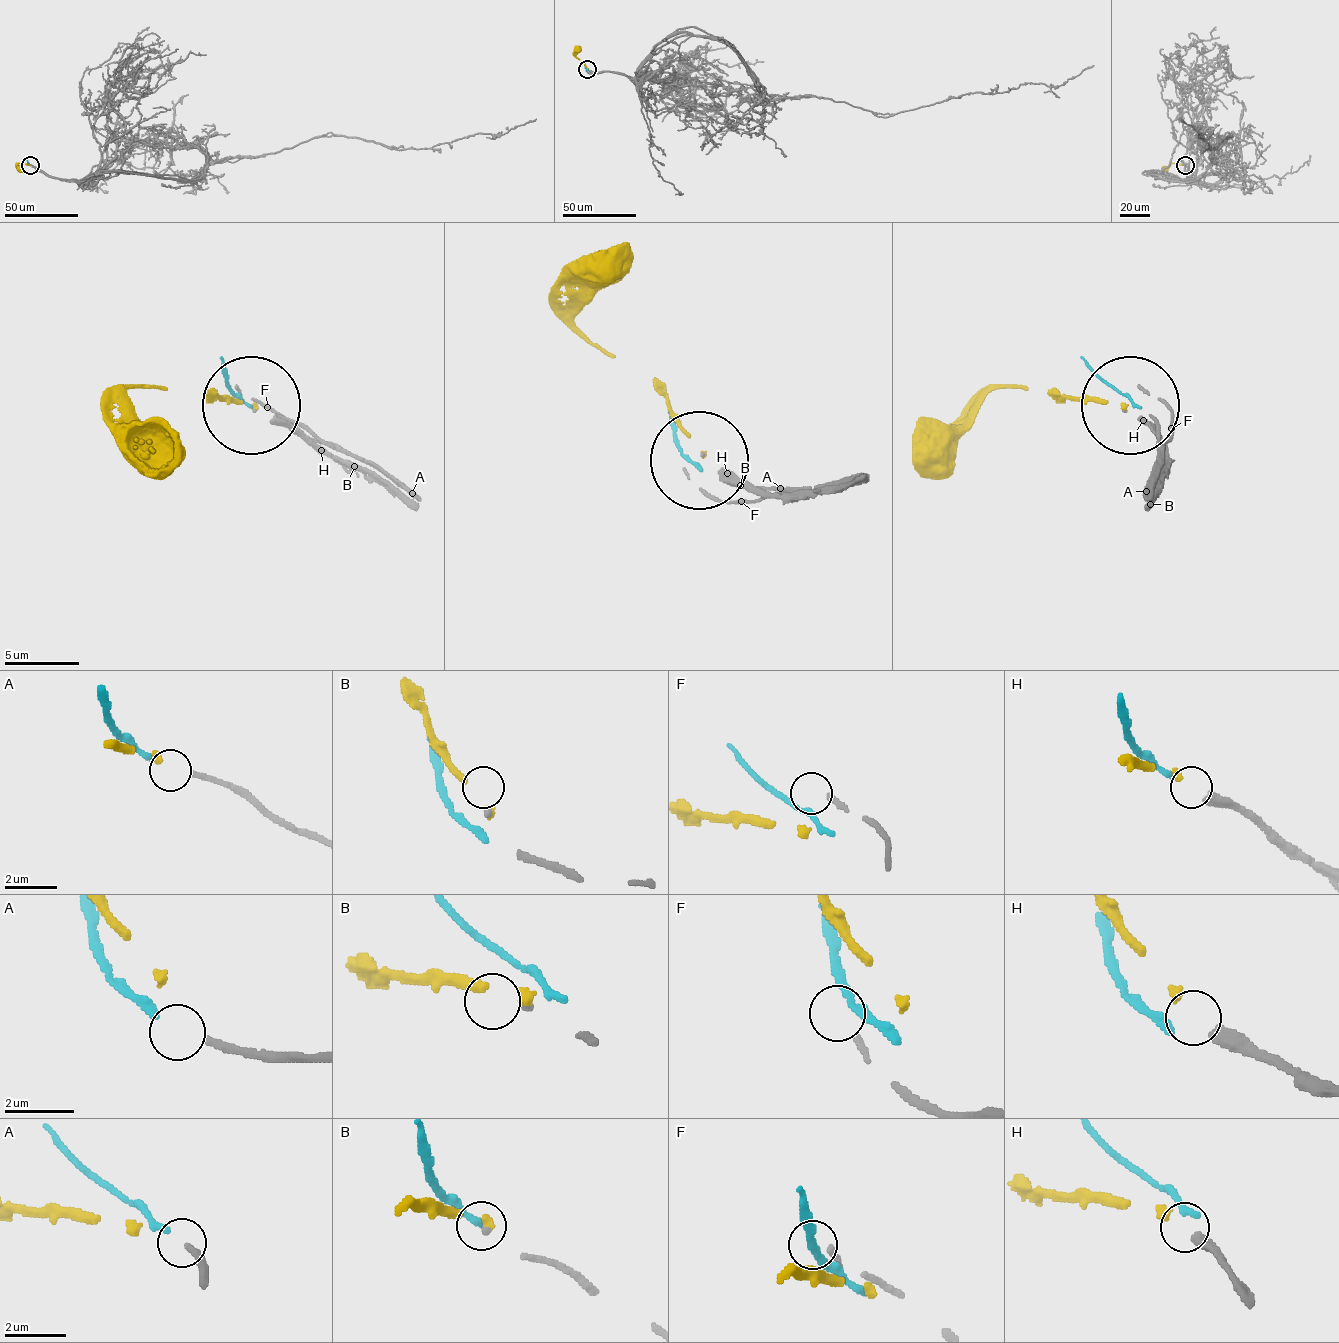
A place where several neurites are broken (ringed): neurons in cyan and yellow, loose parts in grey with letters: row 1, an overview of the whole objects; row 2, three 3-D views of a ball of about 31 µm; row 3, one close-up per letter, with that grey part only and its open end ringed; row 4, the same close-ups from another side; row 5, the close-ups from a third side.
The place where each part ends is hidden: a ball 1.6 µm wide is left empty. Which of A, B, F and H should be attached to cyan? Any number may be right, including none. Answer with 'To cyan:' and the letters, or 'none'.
To cyan: A

